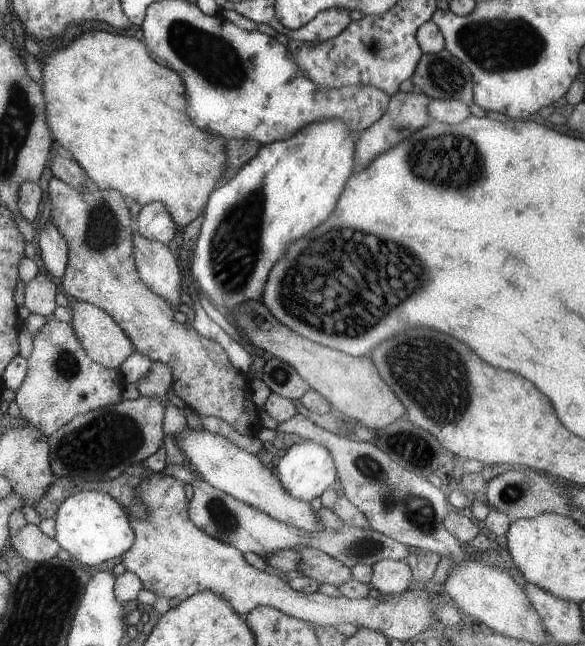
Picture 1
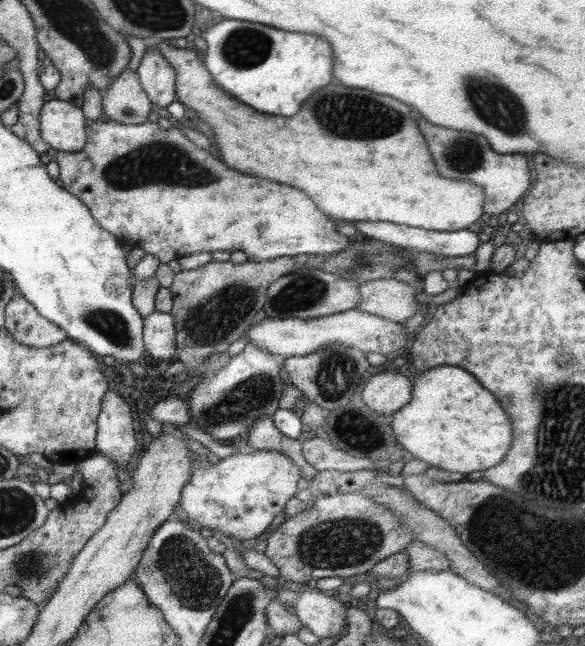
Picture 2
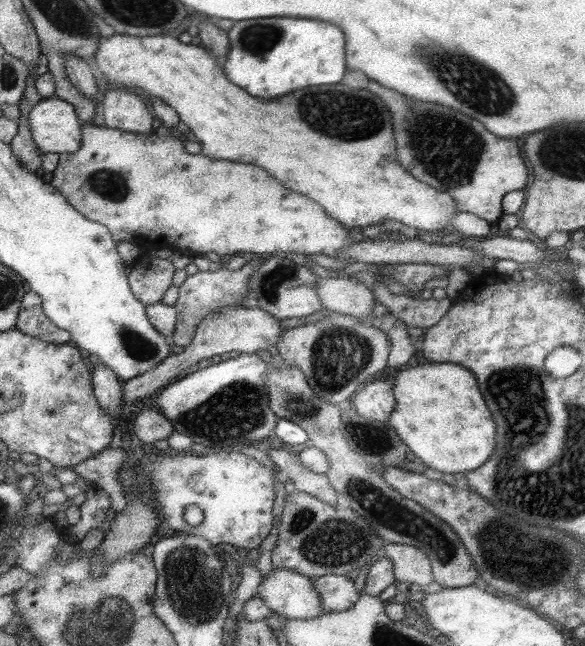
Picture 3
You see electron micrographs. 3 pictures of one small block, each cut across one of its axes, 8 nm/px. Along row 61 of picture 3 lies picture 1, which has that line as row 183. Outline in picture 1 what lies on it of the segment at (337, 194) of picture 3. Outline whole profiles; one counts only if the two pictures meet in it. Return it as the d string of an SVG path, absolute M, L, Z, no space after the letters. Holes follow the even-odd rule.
M90 30L90 32L82 32L80 36L76 36L74 40L70 40L66 46L58 48L58 50L48 50L38 58L40 62L42 79L40 80L43 98L46 104L46 121L53 134L53 140L72 152L72 156L78 161L77 163L83 168L87 177L96 182L100 189L112 189L121 192L124 196L128 196L142 206L150 204L150 202L162 202L166 206L166 210L172 214L172 220L176 224L186 226L200 213L205 210L210 193L221 183L226 177L226 138L204 132L200 128L196 128L192 124L192 120L186 114L186 94L184 84L180 75L170 68L166 68L152 60L150 53L147 51L146 45L138 41L135 37L120 36L110 34L100 30Z

